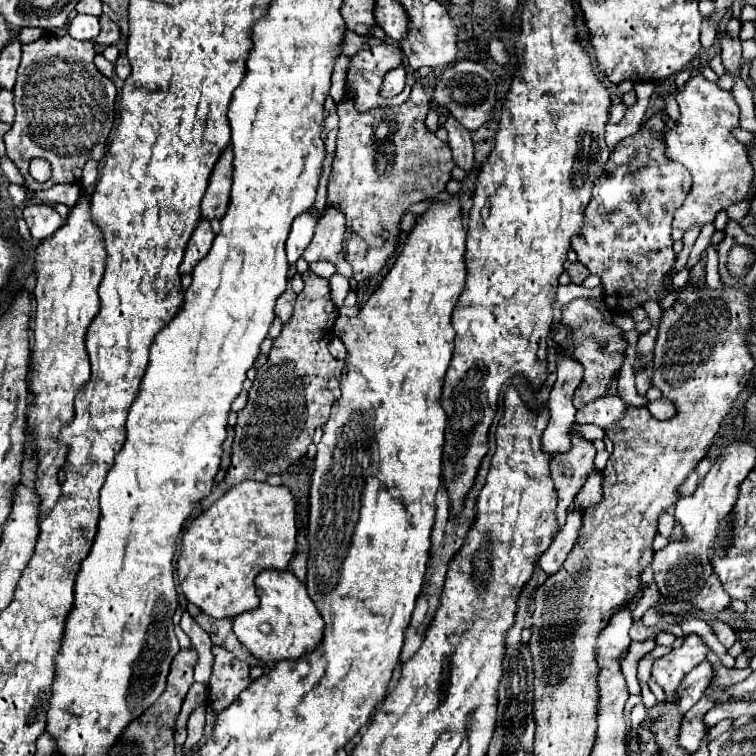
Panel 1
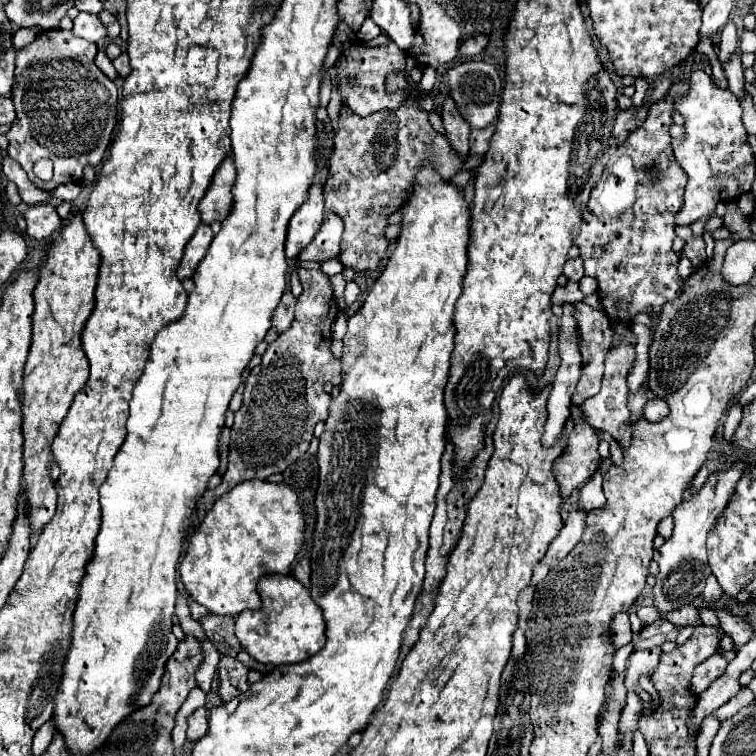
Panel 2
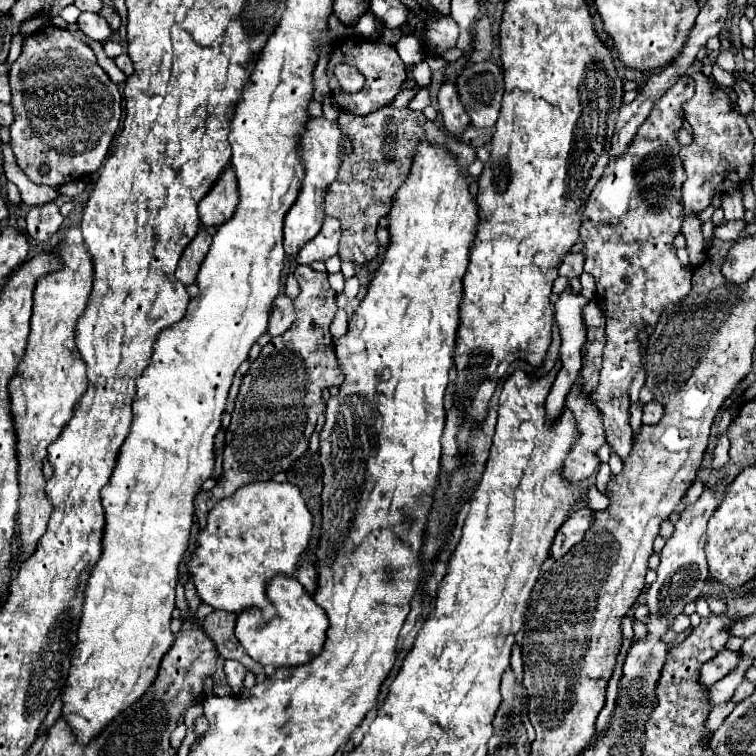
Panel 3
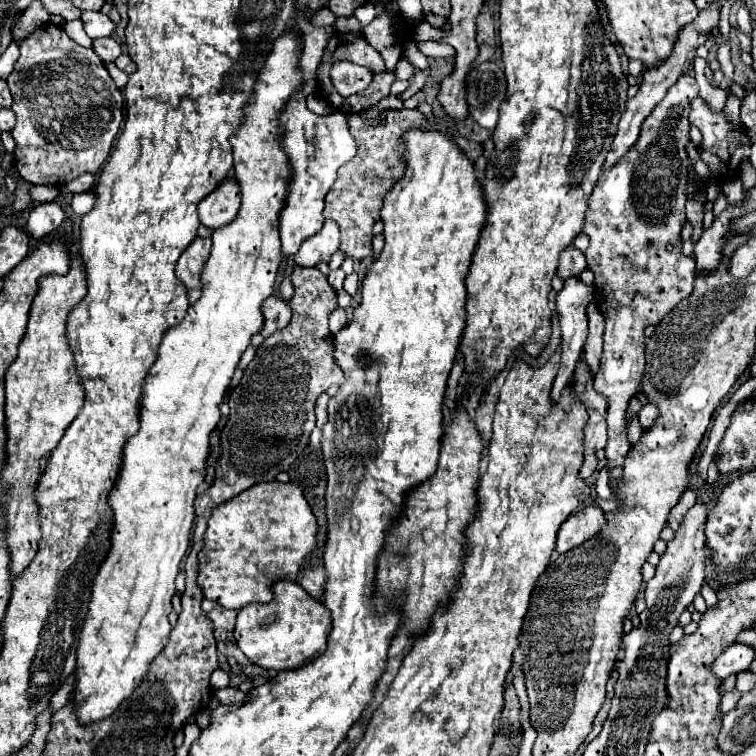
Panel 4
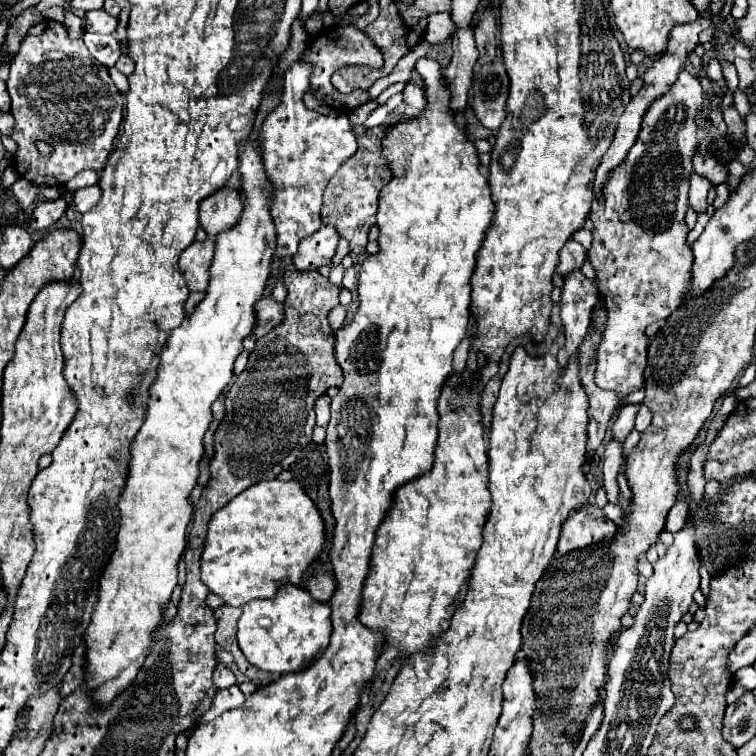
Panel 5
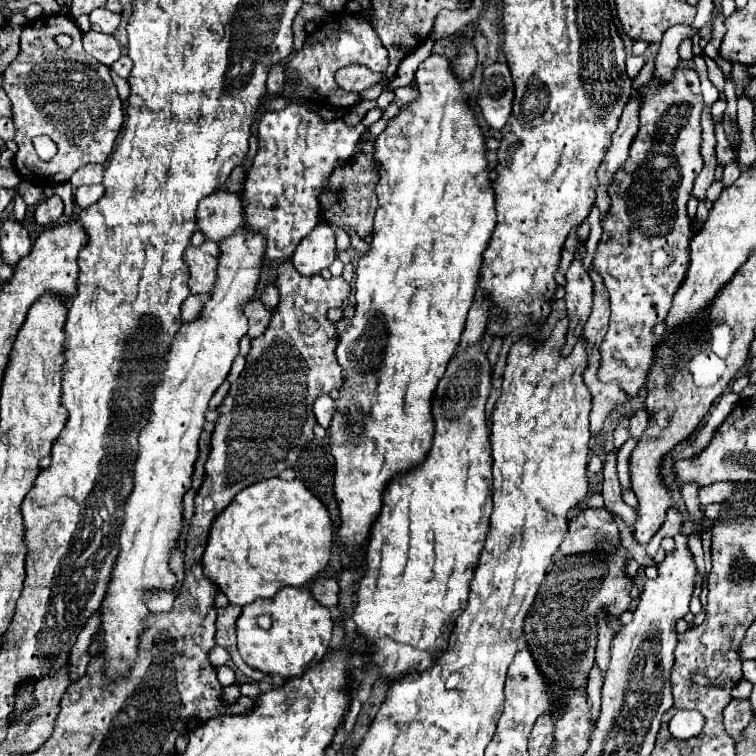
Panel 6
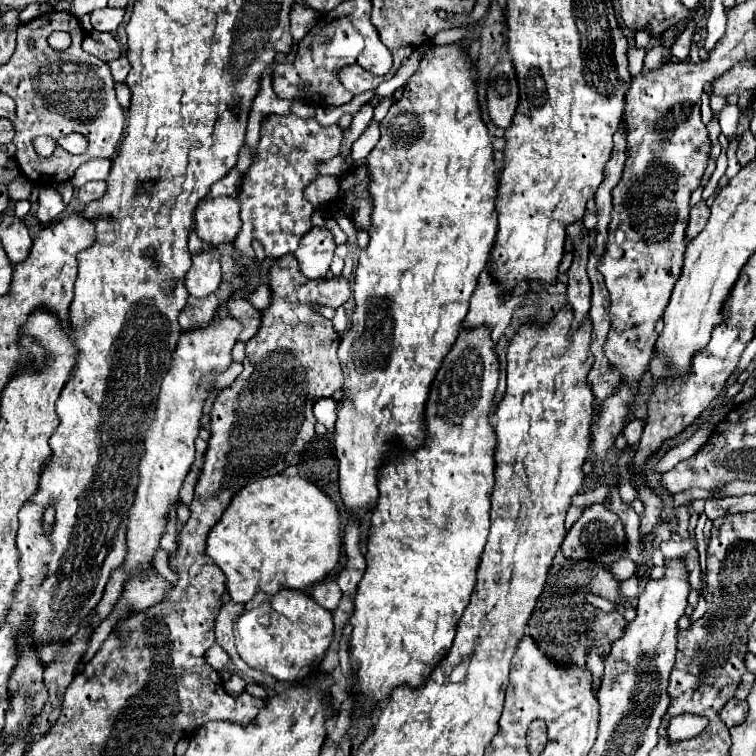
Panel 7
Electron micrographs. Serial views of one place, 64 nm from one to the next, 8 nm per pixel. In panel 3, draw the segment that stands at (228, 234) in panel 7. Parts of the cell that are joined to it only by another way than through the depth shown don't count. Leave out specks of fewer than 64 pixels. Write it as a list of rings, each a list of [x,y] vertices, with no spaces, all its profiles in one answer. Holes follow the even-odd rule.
[[[232,166],[220,174],[214,188],[200,200],[198,214],[204,226],[220,226],[224,224],[238,204],[238,192],[236,192],[236,174]]]

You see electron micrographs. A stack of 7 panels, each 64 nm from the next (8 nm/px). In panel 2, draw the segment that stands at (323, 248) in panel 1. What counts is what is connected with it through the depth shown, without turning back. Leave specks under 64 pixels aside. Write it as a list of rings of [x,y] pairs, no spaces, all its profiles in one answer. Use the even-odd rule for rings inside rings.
[[[326,214],[324,222],[318,230],[318,234],[314,236],[314,240],[304,248],[304,252],[300,252],[300,260],[314,260],[314,262],[324,262],[324,260],[332,260],[338,258],[340,254],[340,236],[342,236],[344,224],[342,218],[336,214]]]

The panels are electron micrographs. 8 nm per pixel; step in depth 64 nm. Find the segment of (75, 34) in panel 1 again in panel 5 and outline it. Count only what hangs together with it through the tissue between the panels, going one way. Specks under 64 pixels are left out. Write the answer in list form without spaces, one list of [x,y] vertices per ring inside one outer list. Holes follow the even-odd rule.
[[[92,10],[84,16],[84,30],[96,32],[96,34],[112,34],[118,26],[118,20],[104,10]]]

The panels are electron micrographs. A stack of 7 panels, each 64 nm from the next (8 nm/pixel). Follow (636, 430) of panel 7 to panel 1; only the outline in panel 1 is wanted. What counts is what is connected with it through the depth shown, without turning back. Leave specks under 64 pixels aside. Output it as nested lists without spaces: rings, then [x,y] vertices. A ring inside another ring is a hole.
[[[660,398],[656,402],[648,404],[648,410],[652,412],[652,416],[656,416],[658,420],[670,420],[672,416],[676,416],[676,406],[672,404],[672,400],[668,398]]]

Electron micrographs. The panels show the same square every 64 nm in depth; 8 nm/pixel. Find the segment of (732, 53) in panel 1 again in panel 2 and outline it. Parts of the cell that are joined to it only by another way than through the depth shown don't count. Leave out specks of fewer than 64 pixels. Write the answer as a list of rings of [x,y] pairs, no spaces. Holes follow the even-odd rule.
[[[734,52],[730,56],[730,60],[726,64],[722,64],[724,68],[724,74],[728,78],[728,84],[730,84],[730,90],[740,98],[744,96],[744,70],[742,70],[742,62],[740,62],[740,52]]]

